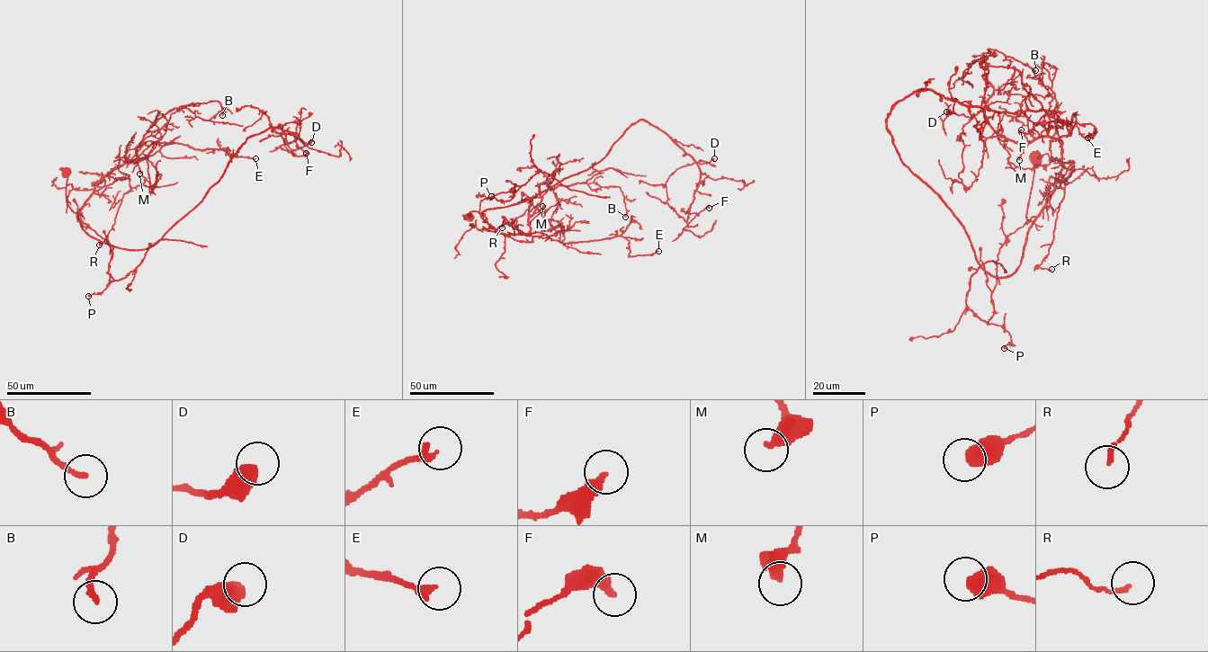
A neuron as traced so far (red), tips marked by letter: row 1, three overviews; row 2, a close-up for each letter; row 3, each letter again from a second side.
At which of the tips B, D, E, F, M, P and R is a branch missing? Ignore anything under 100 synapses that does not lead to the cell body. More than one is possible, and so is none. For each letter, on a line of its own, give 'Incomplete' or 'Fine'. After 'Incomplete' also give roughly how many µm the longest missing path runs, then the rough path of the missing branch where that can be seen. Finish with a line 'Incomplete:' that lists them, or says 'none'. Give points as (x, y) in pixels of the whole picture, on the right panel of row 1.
B: Fine
D: Fine
E: Fine
F: Fine
M: Fine
P: Fine
R: Fine
Incomplete: none

